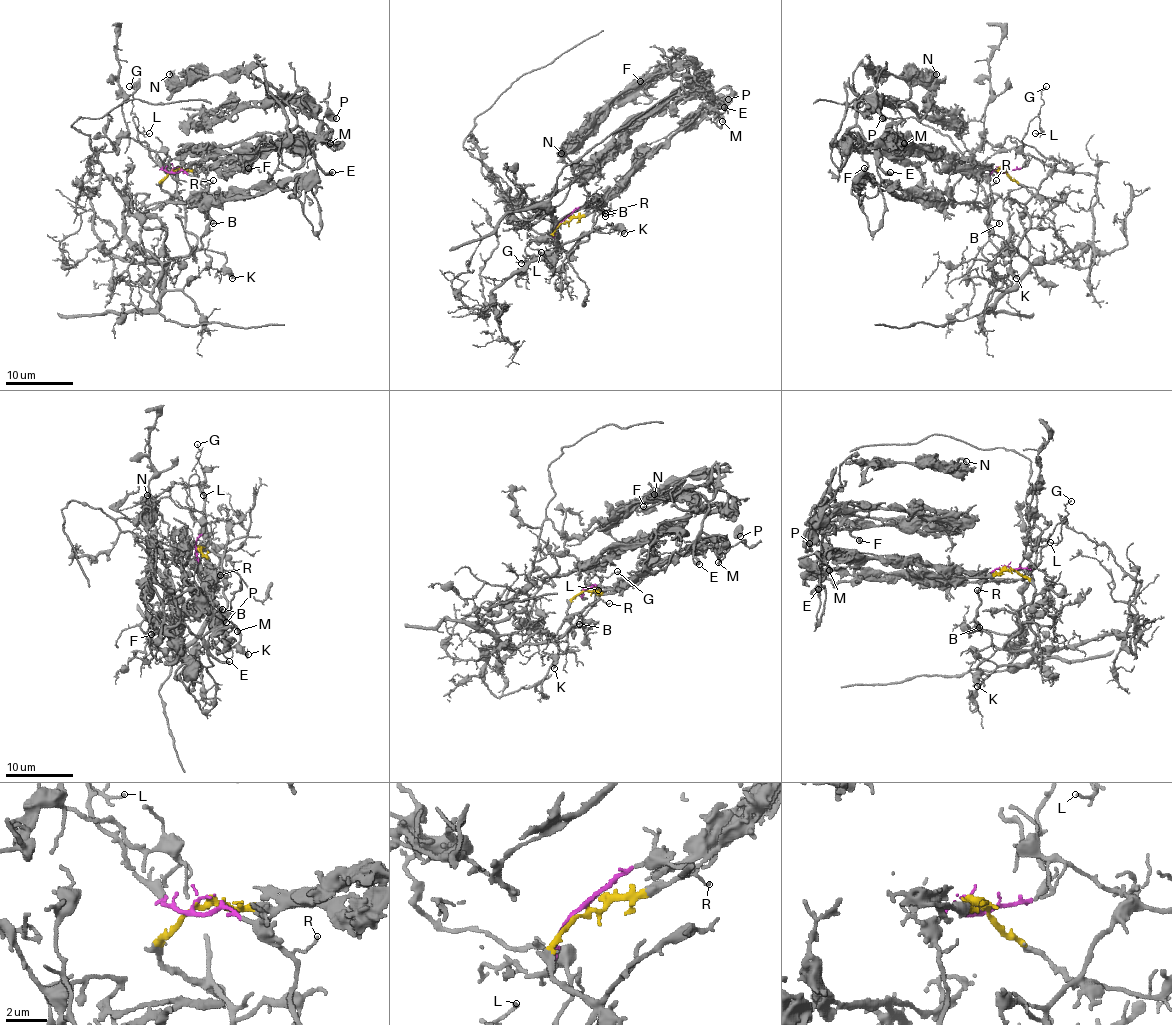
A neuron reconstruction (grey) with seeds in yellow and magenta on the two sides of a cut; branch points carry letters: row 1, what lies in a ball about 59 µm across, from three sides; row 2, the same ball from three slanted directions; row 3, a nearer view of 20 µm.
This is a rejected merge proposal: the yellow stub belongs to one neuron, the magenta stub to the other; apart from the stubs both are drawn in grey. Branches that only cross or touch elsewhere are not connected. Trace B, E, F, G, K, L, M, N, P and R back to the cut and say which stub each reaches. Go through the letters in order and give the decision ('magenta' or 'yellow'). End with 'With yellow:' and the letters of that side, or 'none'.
B: magenta
E: yellow
F: yellow
G: magenta
K: magenta
L: magenta
M: yellow
N: yellow
P: yellow
R: magenta
With yellow: E, F, M, N, P

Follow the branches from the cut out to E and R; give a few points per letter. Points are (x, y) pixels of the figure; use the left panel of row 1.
E: (171, 169), (214, 168), (314, 139), (314, 161), (333, 173)
R: (171, 169), (178, 168), (204, 185), (209, 185), (212, 179)

